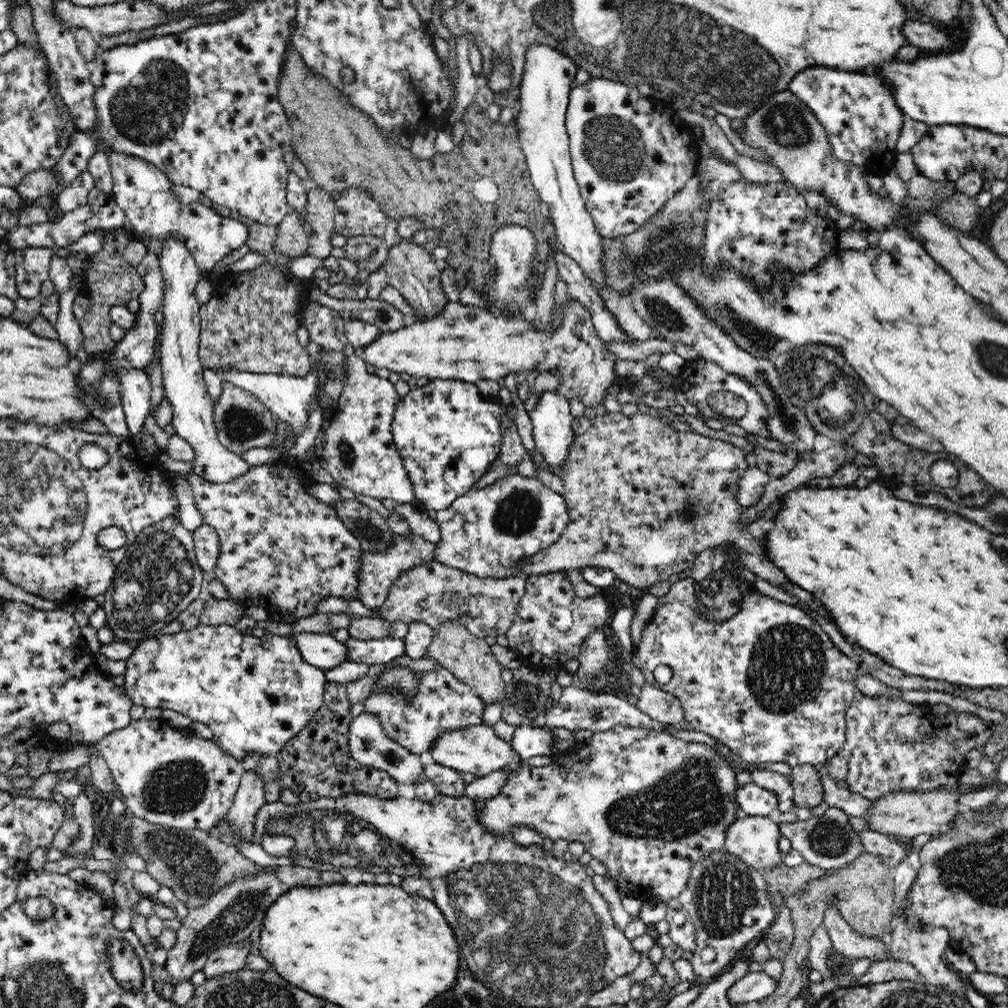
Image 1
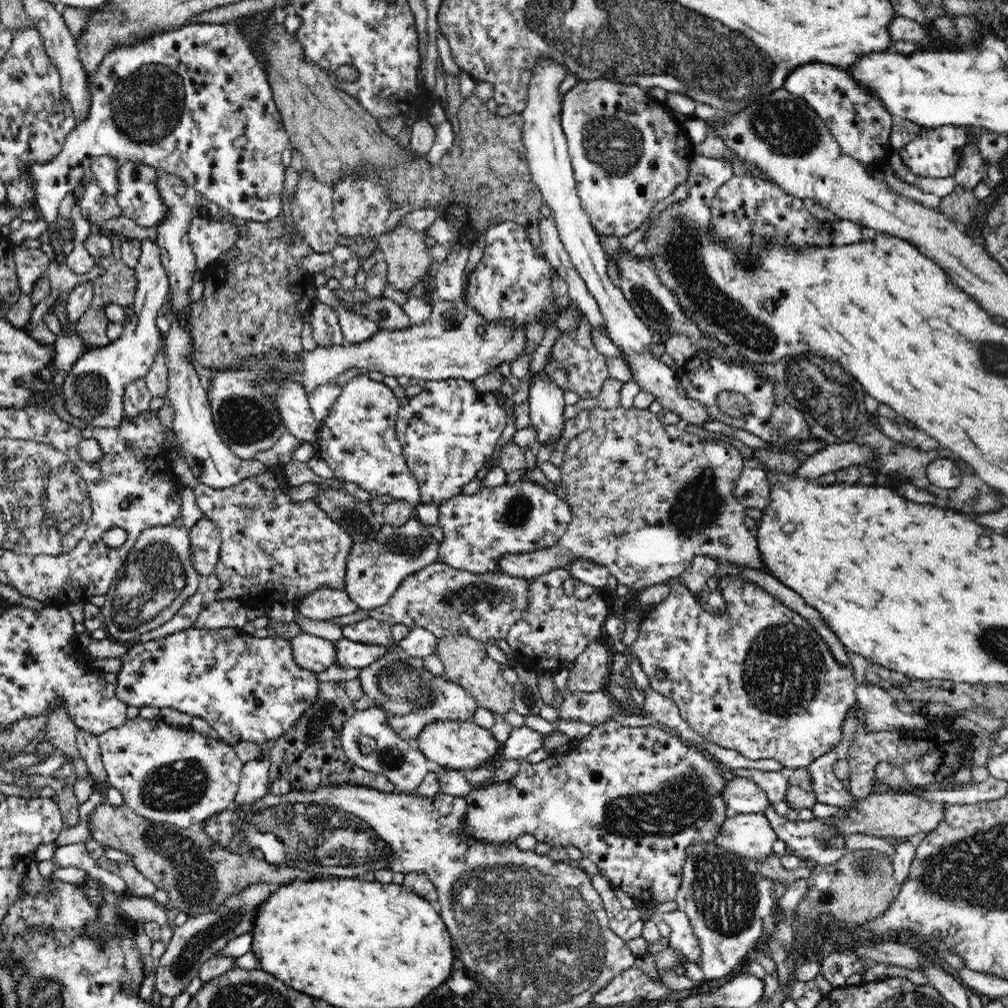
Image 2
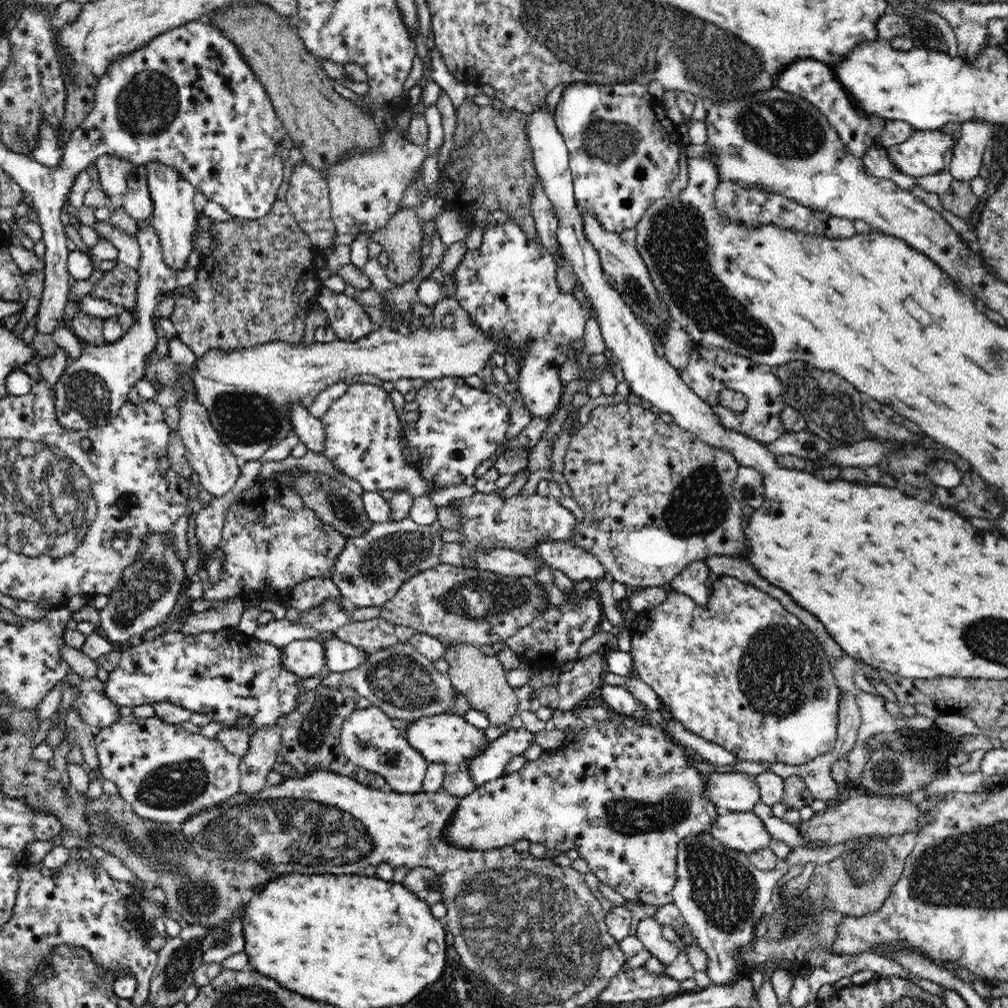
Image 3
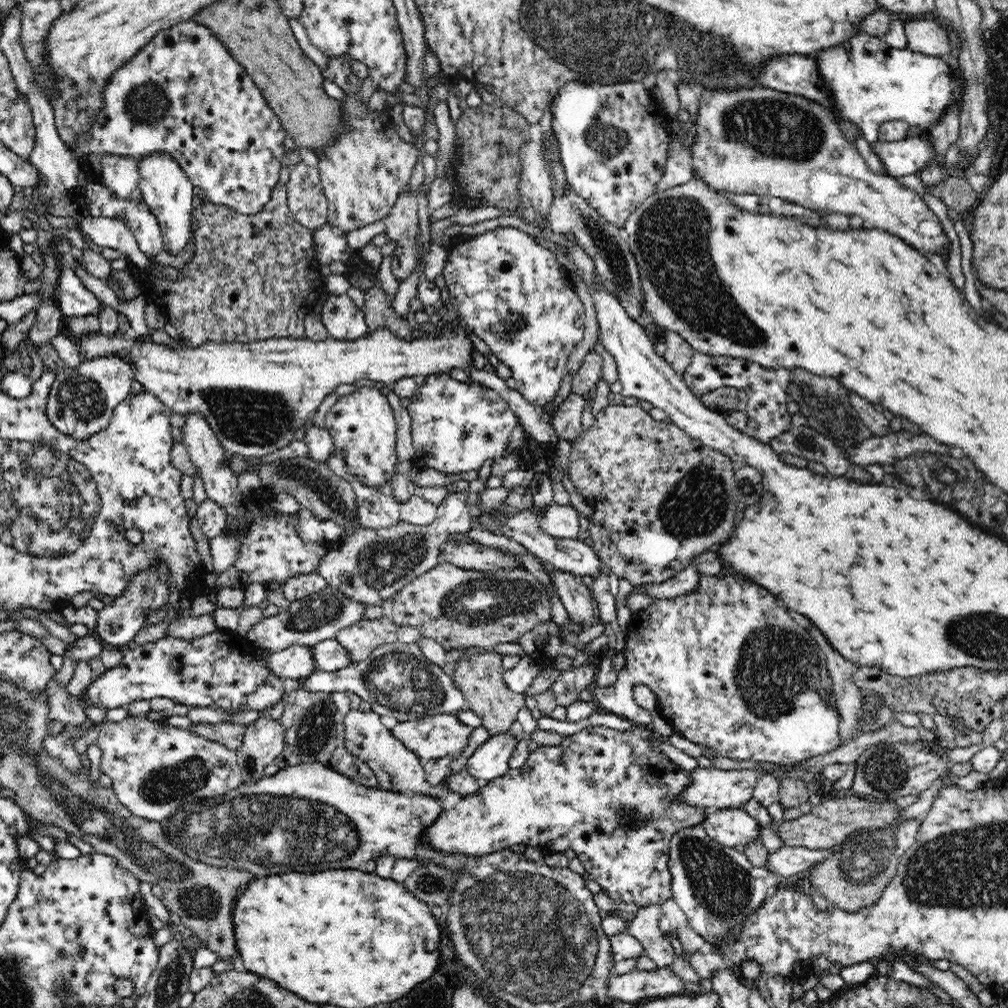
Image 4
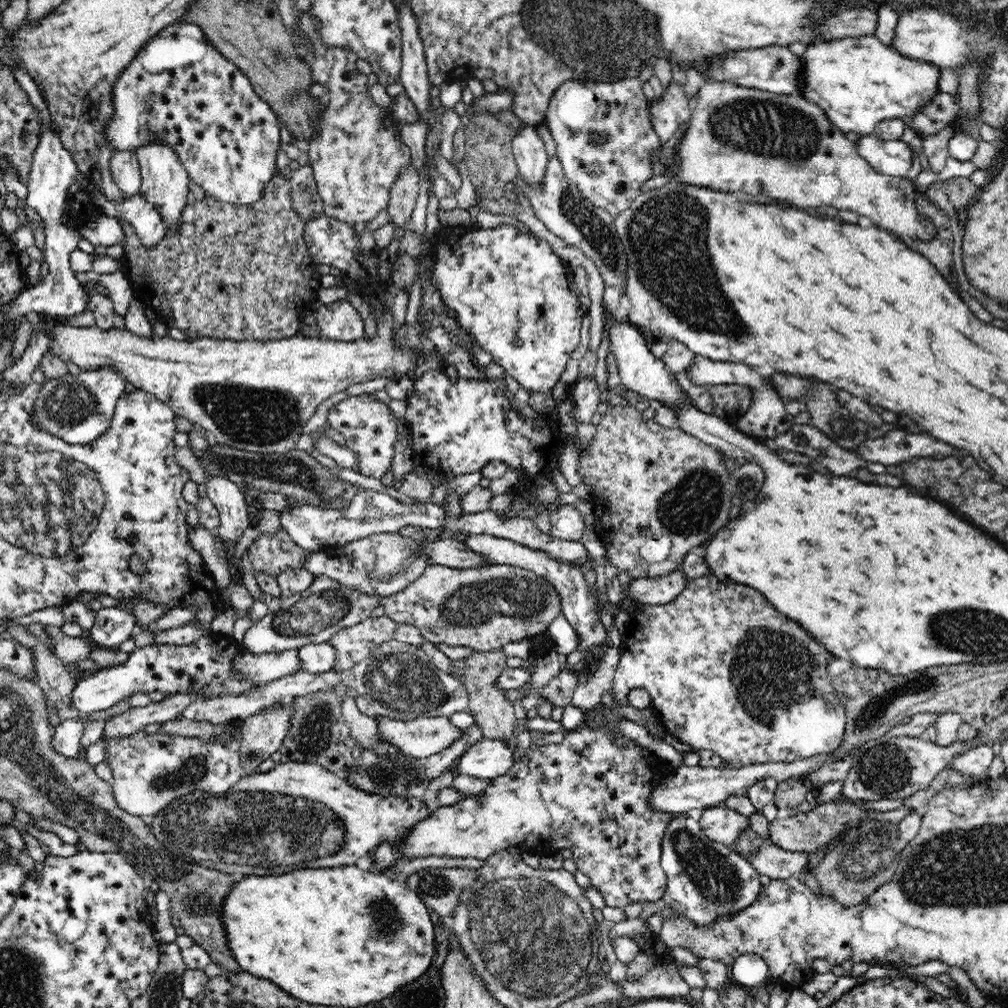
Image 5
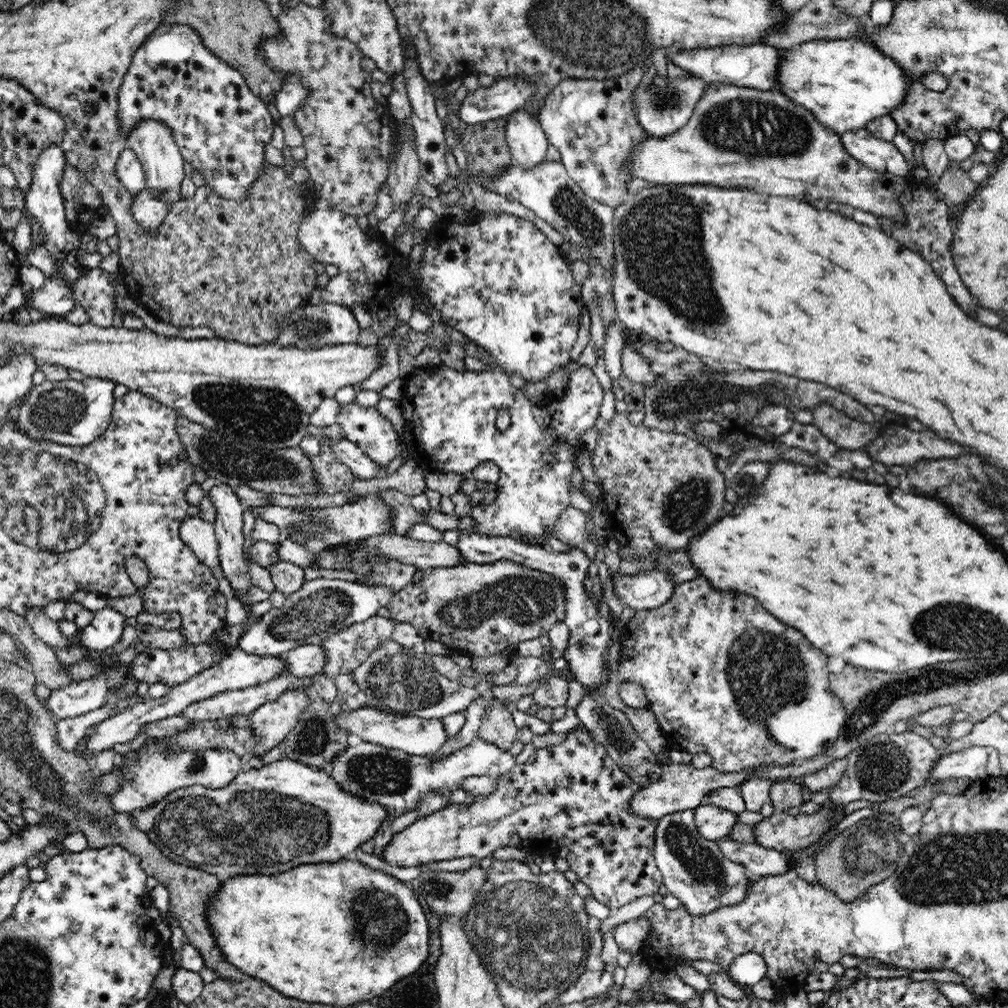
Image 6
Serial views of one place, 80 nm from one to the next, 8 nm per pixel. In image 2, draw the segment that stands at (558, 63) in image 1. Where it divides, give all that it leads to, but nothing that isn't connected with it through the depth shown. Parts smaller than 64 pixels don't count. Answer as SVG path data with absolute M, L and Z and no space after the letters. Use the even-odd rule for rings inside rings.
M540 56L532 68L532 80L528 82L525 110L521 113L524 122L522 140L524 156L527 158L532 181L540 189L541 199L552 209L552 219L557 227L560 241L570 255L574 268L586 283L590 294L596 299L603 314L604 326L609 340L620 350L621 357L630 364L632 378L640 390L650 392L663 408L677 414L682 424L693 424L702 428L710 416L708 408L700 401L690 398L684 391L682 379L675 370L652 355L650 345L655 334L640 320L624 293L614 286L608 276L608 253L600 242L600 236L592 227L588 213L583 209L577 191L576 179L571 166L567 139L562 129L562 98L558 96L558 84L564 80L564 68Z

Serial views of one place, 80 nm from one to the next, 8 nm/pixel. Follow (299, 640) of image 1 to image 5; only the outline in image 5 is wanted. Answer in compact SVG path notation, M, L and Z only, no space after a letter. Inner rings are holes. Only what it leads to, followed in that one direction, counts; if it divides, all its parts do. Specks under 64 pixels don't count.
M286 650L267 654L245 653L236 658L236 667L250 681L265 685L279 678L302 671L298 650Z

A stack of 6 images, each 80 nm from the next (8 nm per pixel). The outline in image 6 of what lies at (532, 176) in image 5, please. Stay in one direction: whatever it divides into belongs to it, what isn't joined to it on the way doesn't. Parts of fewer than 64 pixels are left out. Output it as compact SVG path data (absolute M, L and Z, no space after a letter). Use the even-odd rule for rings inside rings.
M522 110L506 115L506 139L516 166L532 170L546 161L549 141L537 118Z

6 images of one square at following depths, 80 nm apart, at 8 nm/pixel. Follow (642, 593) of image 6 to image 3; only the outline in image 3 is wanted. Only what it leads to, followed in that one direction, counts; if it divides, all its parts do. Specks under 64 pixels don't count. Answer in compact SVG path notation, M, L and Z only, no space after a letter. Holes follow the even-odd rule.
M696 560L691 562L680 575L677 575L668 583L670 592L686 594L698 605L707 605L708 592L706 581L710 573L712 572L710 572L704 561Z

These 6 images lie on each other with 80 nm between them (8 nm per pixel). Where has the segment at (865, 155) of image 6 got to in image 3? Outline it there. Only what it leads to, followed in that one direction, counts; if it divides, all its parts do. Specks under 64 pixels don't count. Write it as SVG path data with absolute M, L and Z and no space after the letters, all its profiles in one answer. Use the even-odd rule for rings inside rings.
M917 130L906 142L887 148L890 162L911 177L935 175L950 170L952 149L958 136L950 136L945 130Z

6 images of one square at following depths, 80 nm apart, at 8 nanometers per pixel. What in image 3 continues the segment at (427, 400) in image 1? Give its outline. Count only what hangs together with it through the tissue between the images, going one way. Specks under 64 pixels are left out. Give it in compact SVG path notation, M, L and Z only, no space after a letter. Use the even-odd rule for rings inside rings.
M460 377L426 381L414 400L404 404L404 409L419 414L416 422L403 428L409 463L440 489L460 484L473 474L504 442L510 426L508 405L500 397L472 387Z

